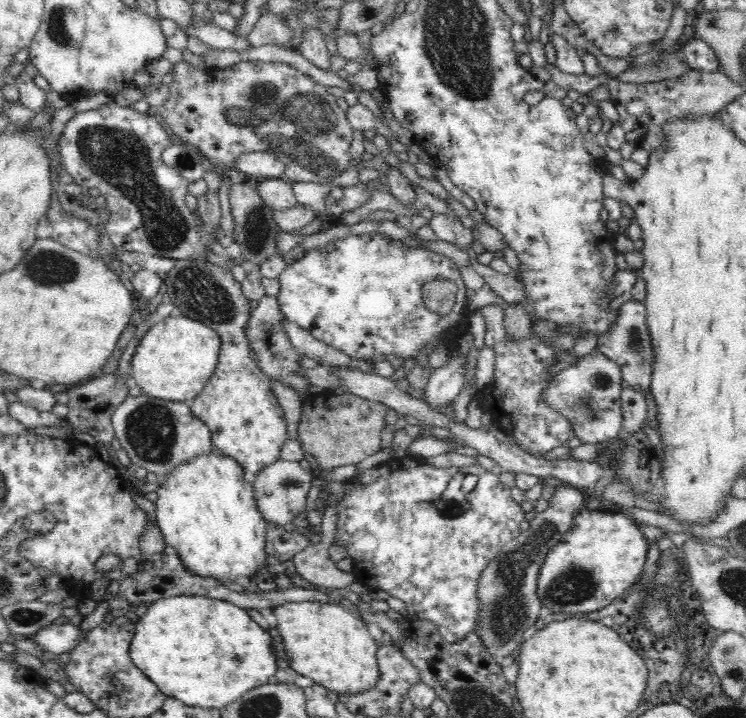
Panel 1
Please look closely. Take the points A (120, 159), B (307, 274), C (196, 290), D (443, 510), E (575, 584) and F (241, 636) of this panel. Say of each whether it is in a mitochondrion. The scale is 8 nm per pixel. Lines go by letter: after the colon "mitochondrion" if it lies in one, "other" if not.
A: mitochondrion
B: other
C: mitochondrion
D: mitochondrion
E: mitochondrion
F: other

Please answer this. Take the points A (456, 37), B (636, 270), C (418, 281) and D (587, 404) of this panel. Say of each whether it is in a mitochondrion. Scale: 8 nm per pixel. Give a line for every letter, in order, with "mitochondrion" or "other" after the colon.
A: mitochondrion
B: other
C: other
D: other

